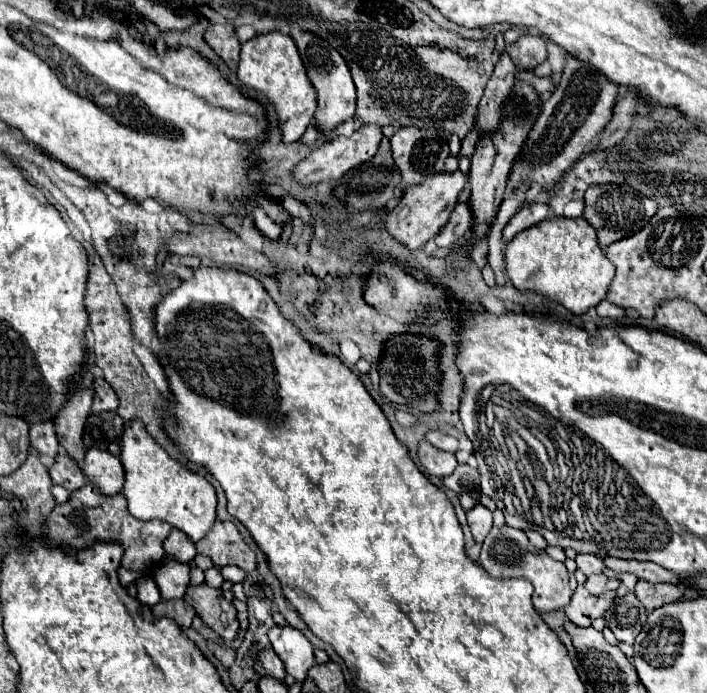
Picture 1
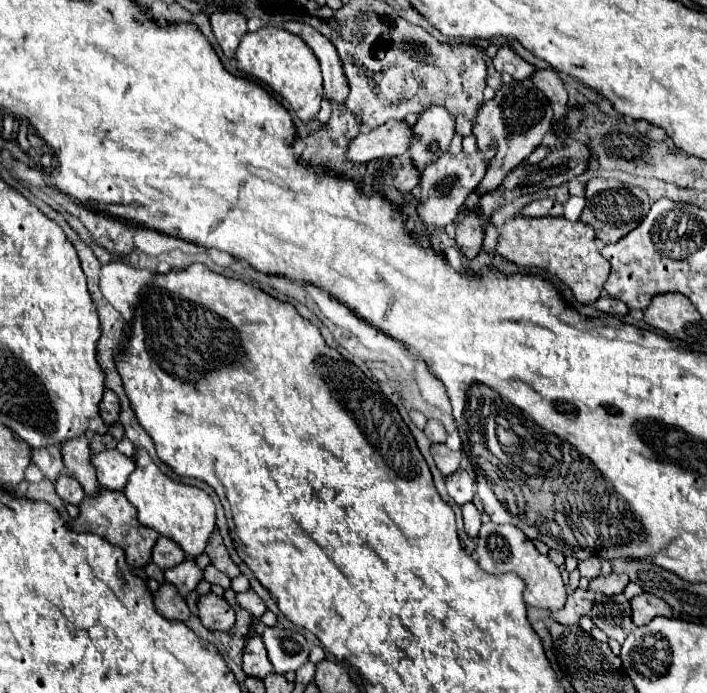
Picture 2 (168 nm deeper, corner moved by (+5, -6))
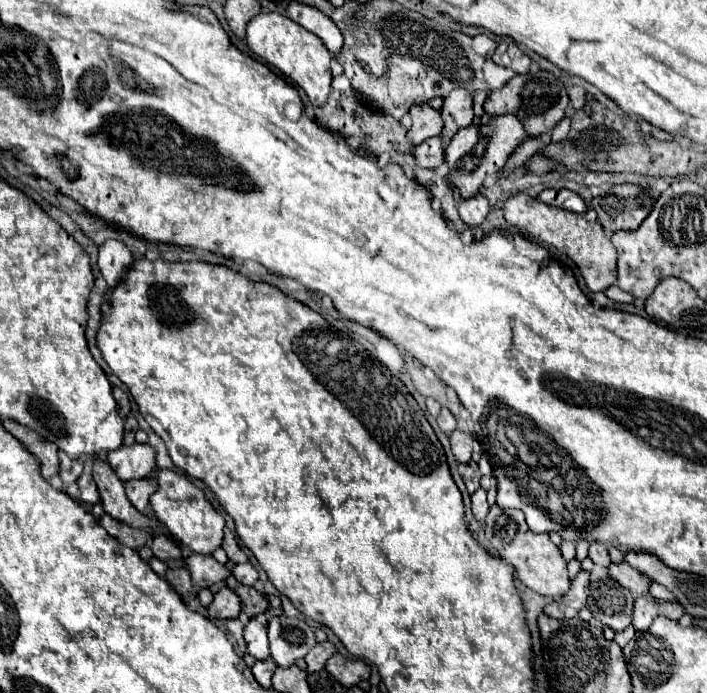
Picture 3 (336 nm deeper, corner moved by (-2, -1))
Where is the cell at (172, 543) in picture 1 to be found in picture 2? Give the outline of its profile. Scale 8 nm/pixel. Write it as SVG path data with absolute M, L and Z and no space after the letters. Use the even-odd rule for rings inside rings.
M161 536L153 548L151 562L157 564L161 570L167 570L181 564L181 560L185 560L185 552L181 552L181 548L173 540Z

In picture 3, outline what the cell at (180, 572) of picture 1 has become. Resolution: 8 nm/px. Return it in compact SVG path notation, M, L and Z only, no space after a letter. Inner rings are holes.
M192 553L186 557L186 567L192 575L192 583L196 589L202 587L210 587L214 583L224 581L230 573L230 569L226 569L226 565L218 563L212 555L200 555L200 553Z

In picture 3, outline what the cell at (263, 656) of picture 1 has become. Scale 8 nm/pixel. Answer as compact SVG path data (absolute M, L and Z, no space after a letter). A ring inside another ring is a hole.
M260 613L256 617L246 619L244 627L244 639L248 645L248 653L256 659L270 659L270 649L268 649L268 633L266 633L268 617L266 613Z

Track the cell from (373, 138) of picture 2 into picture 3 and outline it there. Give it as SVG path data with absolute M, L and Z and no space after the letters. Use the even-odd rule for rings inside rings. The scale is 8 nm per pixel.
M418 103L410 107L410 117L412 117L412 127L408 131L408 139L412 145L420 145L428 137L440 135L442 131L442 115L440 111L432 109L428 103Z

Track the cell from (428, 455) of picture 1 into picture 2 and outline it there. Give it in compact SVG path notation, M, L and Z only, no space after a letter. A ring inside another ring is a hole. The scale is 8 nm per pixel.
M433 444L431 456L433 456L433 460L435 460L435 464L443 476L451 476L459 468L459 460L461 460L459 454L451 452L445 444Z

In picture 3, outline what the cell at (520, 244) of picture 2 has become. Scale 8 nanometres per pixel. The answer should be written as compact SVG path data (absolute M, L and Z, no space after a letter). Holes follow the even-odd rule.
M526 193L512 195L504 203L504 215L508 223L526 229L538 243L546 243L558 251L564 251L580 267L590 291L604 291L616 281L616 249L598 221L586 221L580 213L550 207Z

